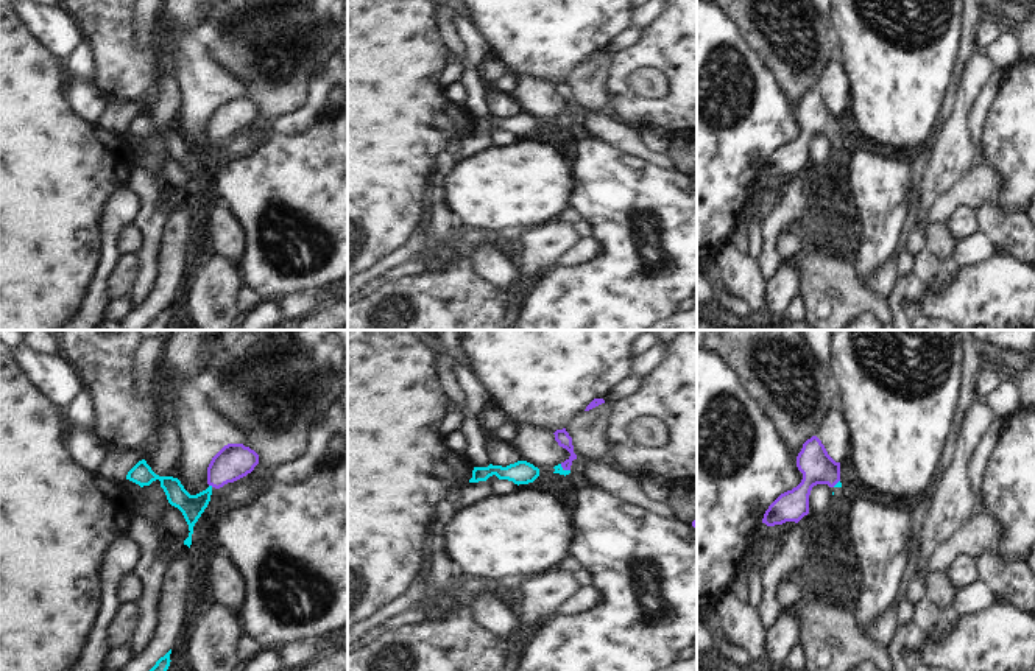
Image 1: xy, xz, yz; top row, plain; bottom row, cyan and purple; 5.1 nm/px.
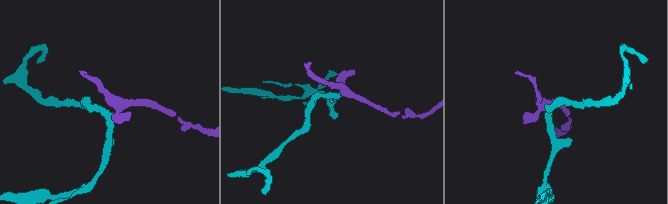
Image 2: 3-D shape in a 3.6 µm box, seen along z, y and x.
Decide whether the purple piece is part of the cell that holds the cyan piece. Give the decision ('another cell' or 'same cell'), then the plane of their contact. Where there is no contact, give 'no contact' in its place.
same cell | xz

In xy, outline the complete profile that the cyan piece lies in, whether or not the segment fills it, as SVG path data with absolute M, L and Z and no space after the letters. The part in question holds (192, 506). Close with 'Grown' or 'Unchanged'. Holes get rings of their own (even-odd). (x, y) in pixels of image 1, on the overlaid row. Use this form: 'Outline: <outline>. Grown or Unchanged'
Outline: M228 444L224 445L210 461L207 467L207 484L209 487L196 495L190 495L181 481L173 476L159 476L145 459L139 461L126 475L126 480L139 484L140 487L150 486L153 481L159 480L167 500L171 506L178 508L187 525L189 537L184 545L190 548L193 526L207 508L212 495L212 489L220 489L228 483L234 483L254 470L259 464L259 455L245 447L243 444Z. Grown

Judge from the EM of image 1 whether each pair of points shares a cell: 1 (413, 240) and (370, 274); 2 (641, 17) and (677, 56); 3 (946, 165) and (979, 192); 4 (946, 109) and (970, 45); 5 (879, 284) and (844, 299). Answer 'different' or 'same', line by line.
1: same
2: different
3: different
4: same
5: different

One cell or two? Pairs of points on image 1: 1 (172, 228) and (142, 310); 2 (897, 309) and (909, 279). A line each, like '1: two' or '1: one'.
1: one
2: one

